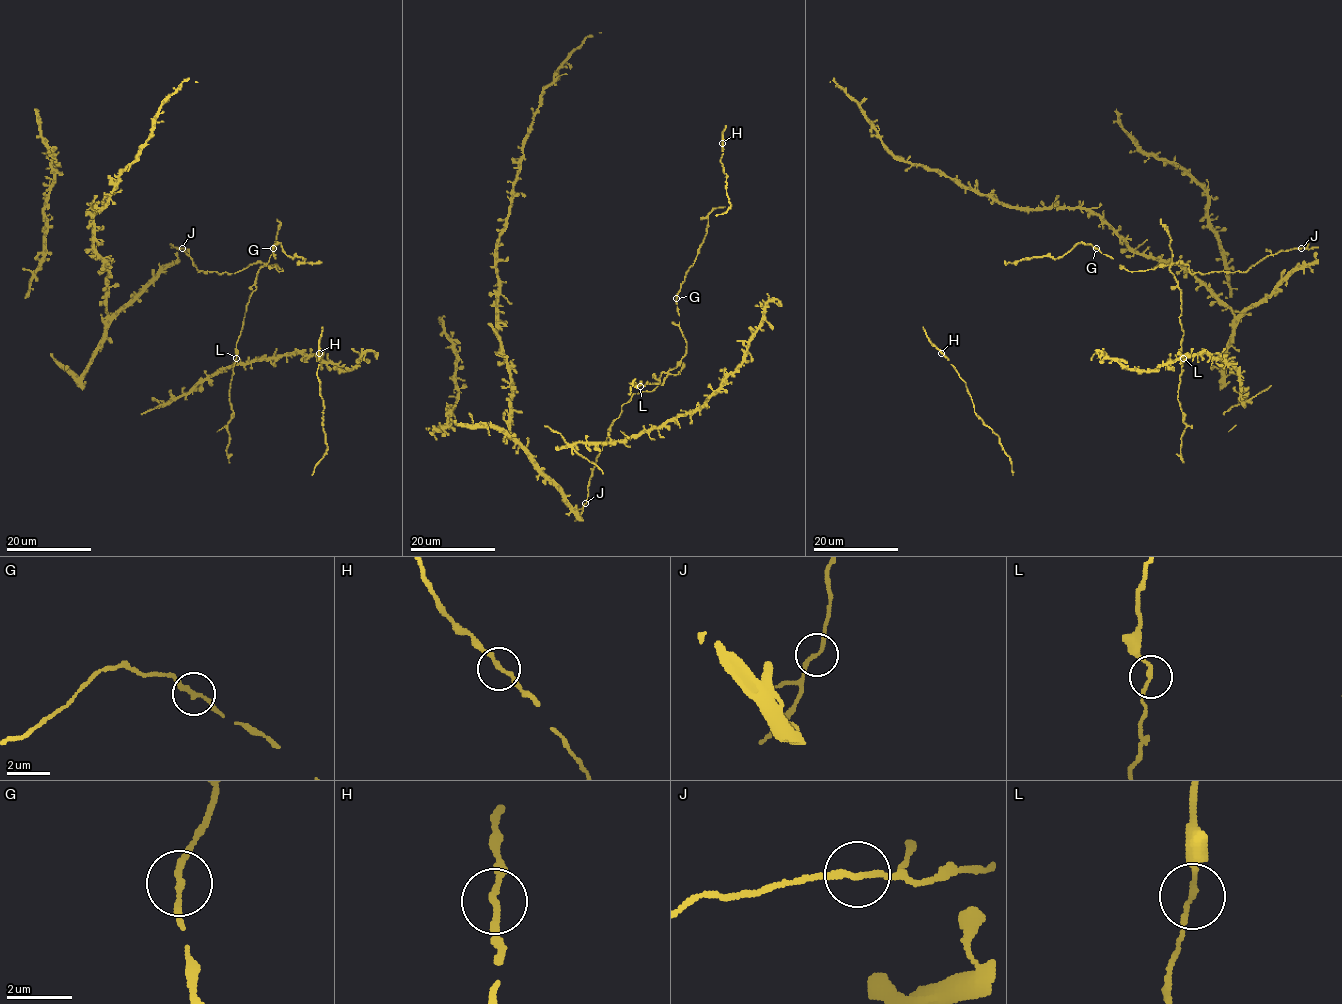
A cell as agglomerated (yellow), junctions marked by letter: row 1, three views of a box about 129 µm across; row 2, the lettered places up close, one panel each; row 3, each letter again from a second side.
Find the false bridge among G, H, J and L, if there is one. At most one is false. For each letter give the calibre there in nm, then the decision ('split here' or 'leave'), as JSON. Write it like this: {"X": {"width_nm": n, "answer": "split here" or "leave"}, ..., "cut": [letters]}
{"G": {"width_nm": 190, "answer": "leave"}, "H": {"width_nm": 170, "answer": "split here"}, "J": {"width_nm": 170, "answer": "leave"}, "L": {"width_nm": 150, "answer": "leave"}, "cut": ["H"]}

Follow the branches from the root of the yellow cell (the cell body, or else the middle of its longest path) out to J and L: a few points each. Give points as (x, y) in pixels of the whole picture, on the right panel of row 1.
J: (1315, 254), (1313, 249), (1301, 248)
L: (1315, 254), (1279, 251), (1244, 272), (1191, 273), (1188, 265), (1174, 263), (1183, 358)

